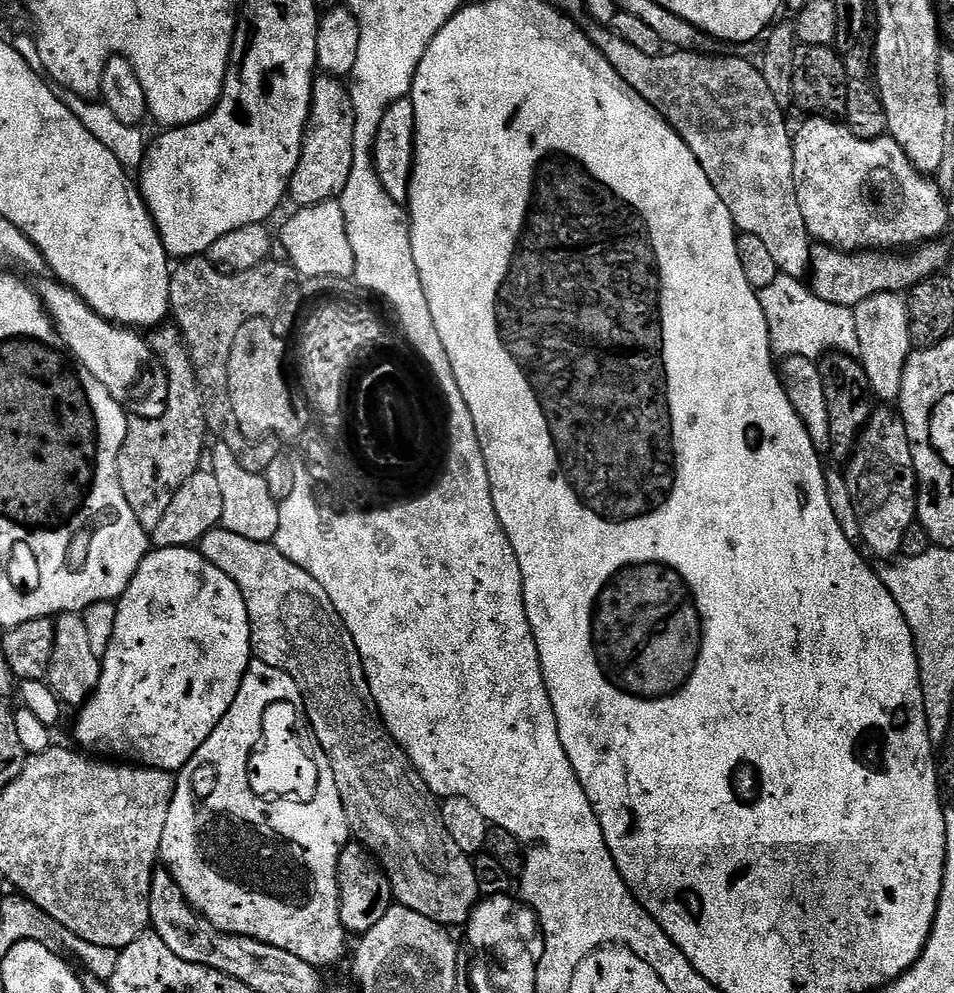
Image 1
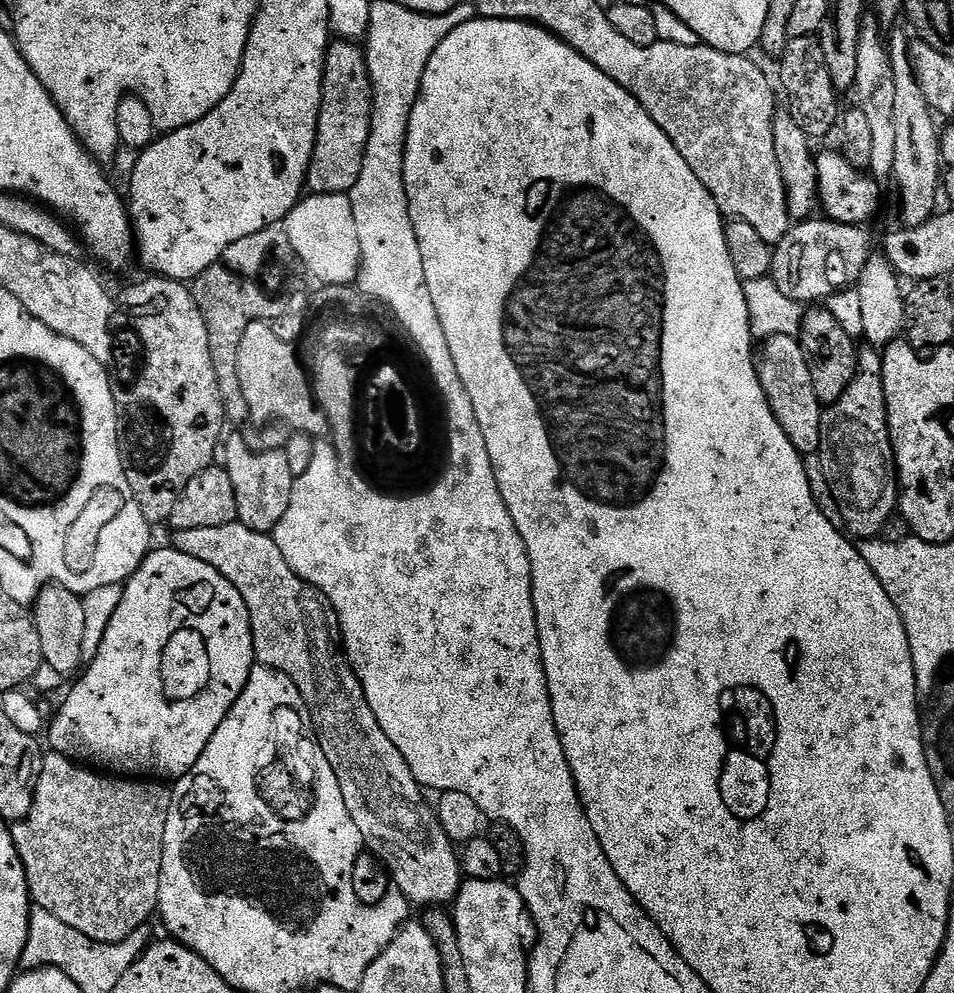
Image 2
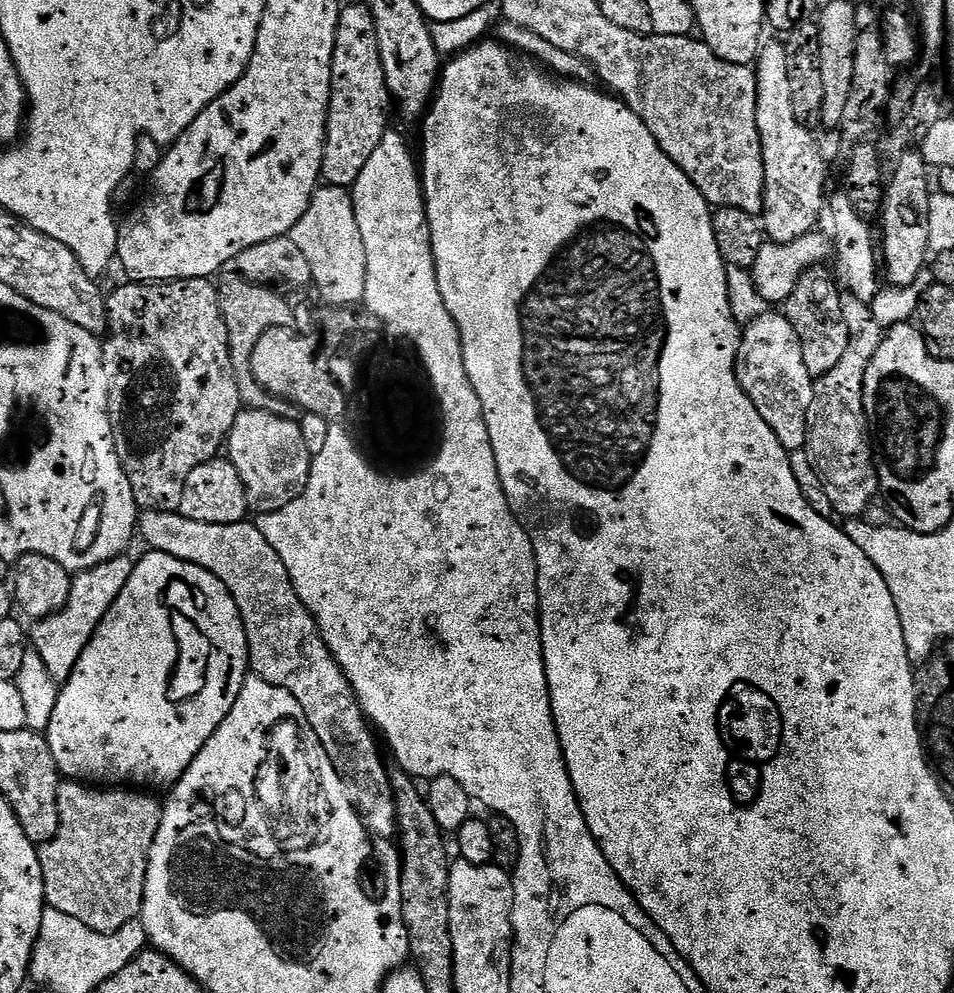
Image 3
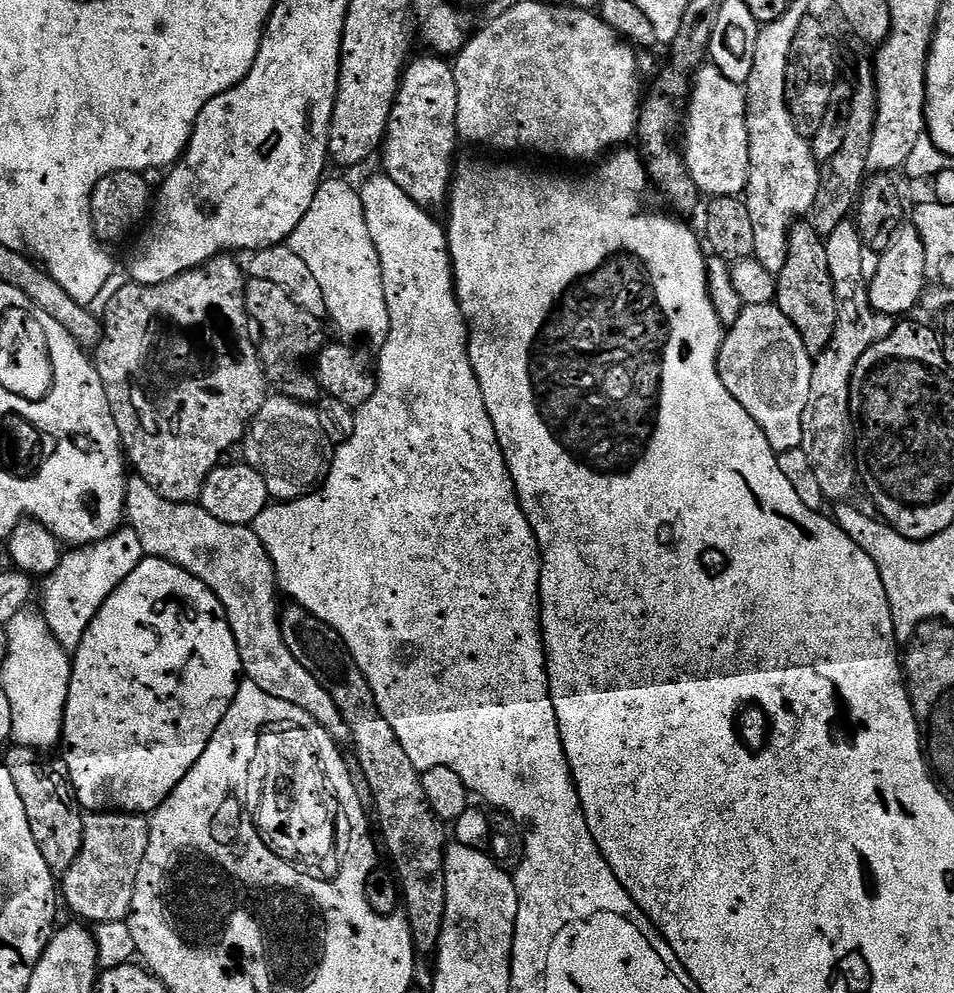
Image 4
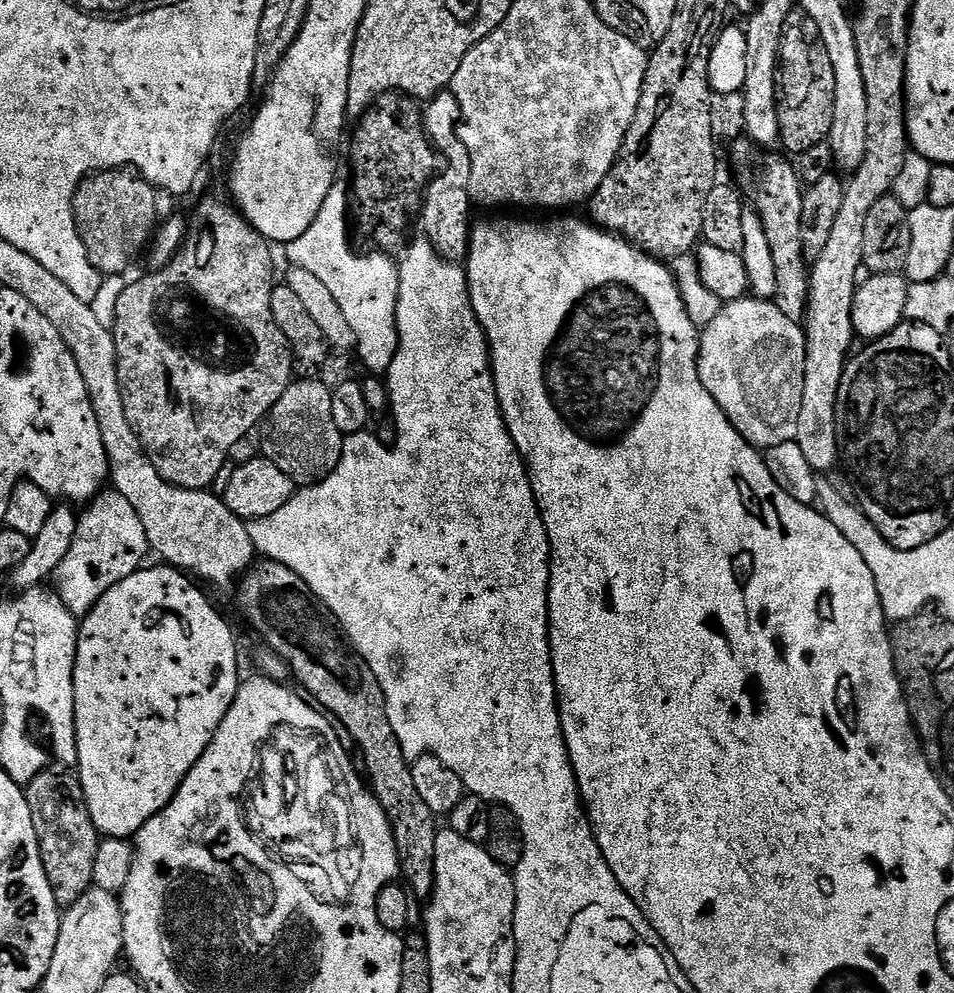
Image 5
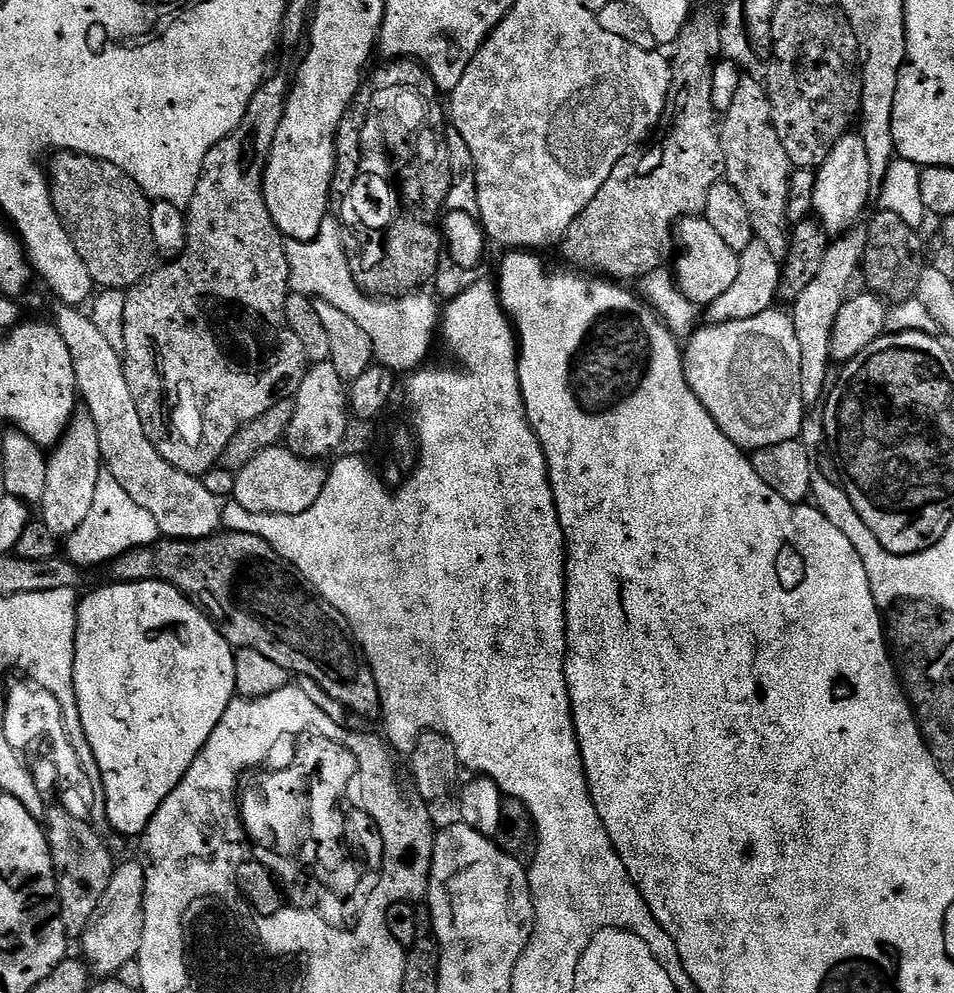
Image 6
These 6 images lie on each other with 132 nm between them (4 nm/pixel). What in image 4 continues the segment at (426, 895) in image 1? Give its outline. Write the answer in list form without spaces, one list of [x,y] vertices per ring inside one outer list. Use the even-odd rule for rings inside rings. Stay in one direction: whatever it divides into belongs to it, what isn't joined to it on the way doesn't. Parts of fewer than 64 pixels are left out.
[[[135,474],[128,476],[124,510],[127,523],[136,531],[138,538],[142,538],[142,546],[148,556],[157,556],[160,560],[170,562],[174,566],[194,574],[194,578],[202,581],[222,602],[228,615],[230,630],[238,642],[240,661],[244,667],[243,675],[246,679],[254,682],[254,686],[258,686],[258,690],[266,690],[266,694],[274,694],[274,698],[282,698],[282,702],[290,702],[294,706],[306,710],[306,714],[310,714],[310,718],[314,718],[314,722],[318,722],[320,729],[327,733],[333,741],[347,741],[349,739],[348,727],[338,706],[334,706],[334,698],[330,698],[330,694],[322,686],[322,682],[318,682],[318,678],[314,674],[310,674],[310,670],[306,670],[306,666],[302,666],[302,662],[298,662],[298,658],[294,658],[294,654],[290,652],[290,646],[286,646],[286,638],[282,636],[280,629],[282,603],[280,604],[281,597],[278,595],[274,562],[270,558],[262,538],[258,538],[255,530],[247,524],[218,522],[218,518],[214,518],[214,514],[210,514],[205,508],[200,507],[199,503],[170,502],[166,498],[162,498],[162,494],[158,494],[158,490],[154,490],[154,486],[150,486],[143,478]]]

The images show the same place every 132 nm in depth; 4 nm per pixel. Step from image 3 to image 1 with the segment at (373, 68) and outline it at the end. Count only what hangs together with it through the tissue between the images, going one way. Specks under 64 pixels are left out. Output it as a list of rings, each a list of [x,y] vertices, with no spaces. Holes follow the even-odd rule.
[[[320,74],[312,81],[312,109],[308,111],[308,125],[304,127],[304,145],[298,158],[298,166],[290,178],[288,196],[296,208],[309,208],[318,202],[335,200],[340,197],[346,186],[346,178],[350,178],[350,166],[354,166],[354,142],[352,127],[354,126],[354,106],[351,91],[343,79],[327,74]]]

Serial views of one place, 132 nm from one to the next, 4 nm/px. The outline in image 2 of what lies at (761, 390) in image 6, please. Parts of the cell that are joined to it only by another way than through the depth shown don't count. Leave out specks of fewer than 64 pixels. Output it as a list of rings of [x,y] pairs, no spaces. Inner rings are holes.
[[[772,336],[758,348],[756,373],[762,390],[774,410],[774,418],[786,430],[786,438],[794,442],[800,455],[807,458],[820,451],[820,417],[822,405],[814,394],[814,382],[810,378],[810,366],[800,342],[794,336]]]

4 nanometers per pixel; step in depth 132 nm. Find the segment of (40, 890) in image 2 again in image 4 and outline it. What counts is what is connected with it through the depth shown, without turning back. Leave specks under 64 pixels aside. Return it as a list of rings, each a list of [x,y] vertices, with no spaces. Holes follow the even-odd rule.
[[[94,812],[84,816],[84,845],[68,872],[62,876],[62,900],[68,903],[73,917],[81,921],[93,920],[99,926],[127,921],[128,911],[134,902],[134,890],[138,882],[138,870],[142,866],[142,858],[146,858],[148,845],[148,820],[143,815],[131,812]]]

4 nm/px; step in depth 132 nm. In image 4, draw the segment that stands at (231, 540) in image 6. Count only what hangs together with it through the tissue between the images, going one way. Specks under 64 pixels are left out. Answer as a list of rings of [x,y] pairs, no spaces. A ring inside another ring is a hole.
[[[295,602],[289,603],[281,611],[280,629],[294,658],[298,658],[298,662],[302,662],[302,666],[306,666],[306,670],[310,670],[310,674],[322,682],[346,722],[350,744],[356,747],[360,772],[368,783],[367,795],[371,807],[372,804],[376,807],[374,820],[378,832],[384,835],[384,844],[392,859],[391,867],[400,885],[402,912],[412,931],[412,941],[421,957],[431,957],[440,941],[446,914],[446,839],[440,829],[443,828],[441,820],[434,810],[430,810],[430,802],[426,802],[426,790],[422,790],[420,781],[422,773],[414,766],[414,762],[410,762],[406,750],[402,750],[402,742],[398,742],[398,734],[390,730],[390,722],[386,722],[378,710],[378,702],[343,638],[326,622]]]

